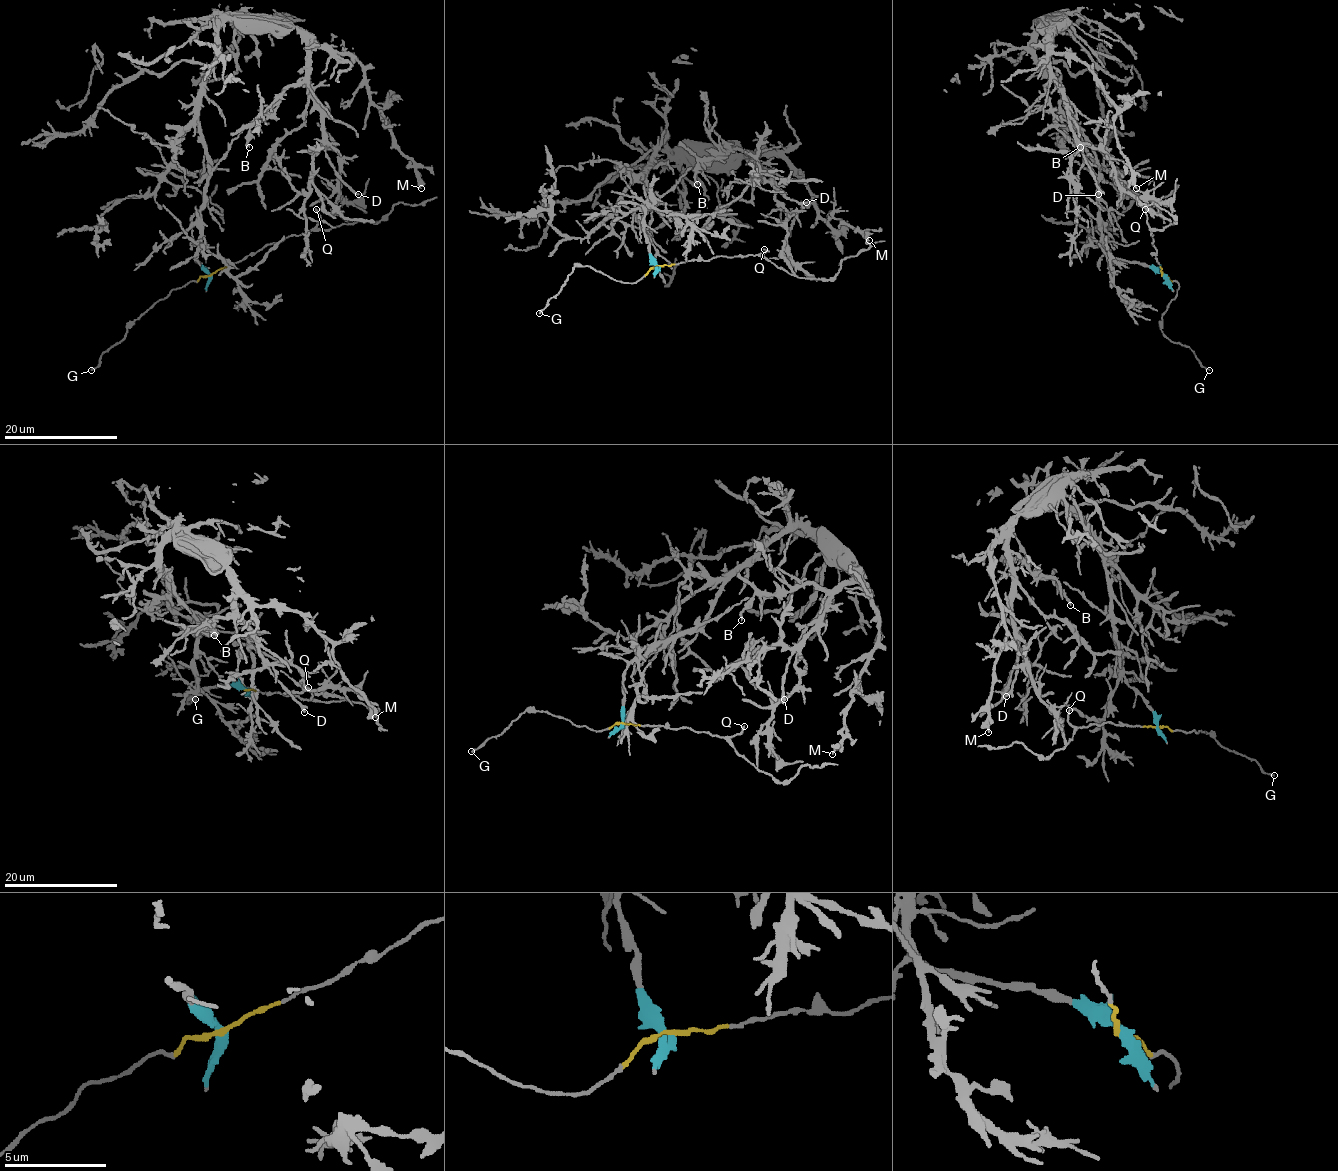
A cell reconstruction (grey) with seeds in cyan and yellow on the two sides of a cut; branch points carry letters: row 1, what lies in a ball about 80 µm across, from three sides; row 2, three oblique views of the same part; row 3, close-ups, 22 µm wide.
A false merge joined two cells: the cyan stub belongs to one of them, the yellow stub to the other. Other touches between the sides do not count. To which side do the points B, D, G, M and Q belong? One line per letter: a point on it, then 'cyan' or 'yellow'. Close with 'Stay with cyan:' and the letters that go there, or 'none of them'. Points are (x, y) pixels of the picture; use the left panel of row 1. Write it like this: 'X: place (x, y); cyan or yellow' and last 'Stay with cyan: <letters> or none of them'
B: place (249, 147); cyan
D: place (358, 194); cyan
G: place (91, 370); yellow
M: place (421, 188); cyan
Q: place (316, 209); yellow
Stay with cyan: B, D, M

